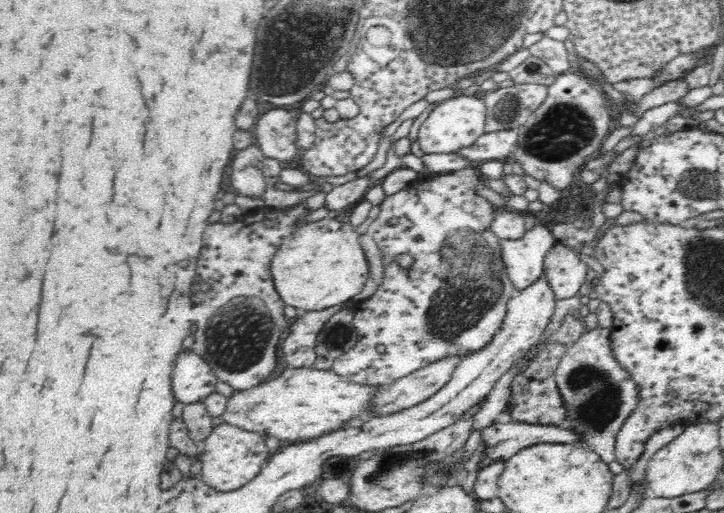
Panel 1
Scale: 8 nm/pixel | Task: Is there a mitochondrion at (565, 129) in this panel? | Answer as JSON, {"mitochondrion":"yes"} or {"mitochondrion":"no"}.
{"mitochondrion":"yes"}

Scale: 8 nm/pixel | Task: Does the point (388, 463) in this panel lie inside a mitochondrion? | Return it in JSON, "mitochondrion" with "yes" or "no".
{"mitochondrion":"yes"}

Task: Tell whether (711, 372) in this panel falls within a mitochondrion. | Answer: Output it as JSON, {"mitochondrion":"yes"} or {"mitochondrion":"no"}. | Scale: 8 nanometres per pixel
{"mitochondrion":"no"}

